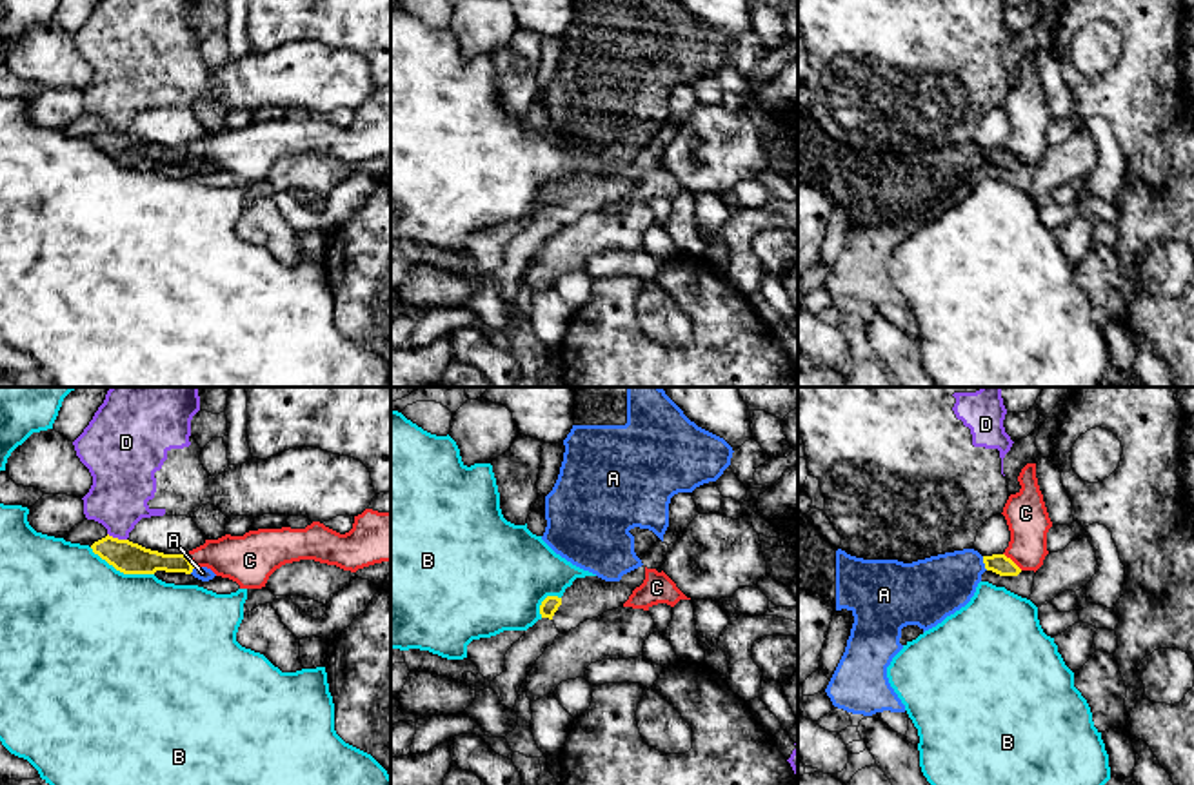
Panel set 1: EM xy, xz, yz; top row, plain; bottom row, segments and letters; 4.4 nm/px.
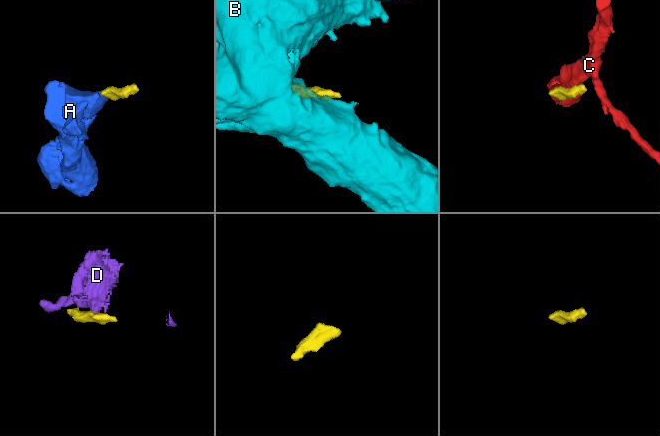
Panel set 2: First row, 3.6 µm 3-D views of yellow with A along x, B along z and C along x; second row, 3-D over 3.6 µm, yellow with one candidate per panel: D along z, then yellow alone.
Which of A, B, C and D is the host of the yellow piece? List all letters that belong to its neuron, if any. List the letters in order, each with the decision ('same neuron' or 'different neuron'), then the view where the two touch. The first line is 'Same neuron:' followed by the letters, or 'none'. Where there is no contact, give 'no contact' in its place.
Same neuron: A
A: same neuron; contact in yz
B: different neuron; contact in xy
C: different neuron; contact in yz
D: different neuron; contact in xy

